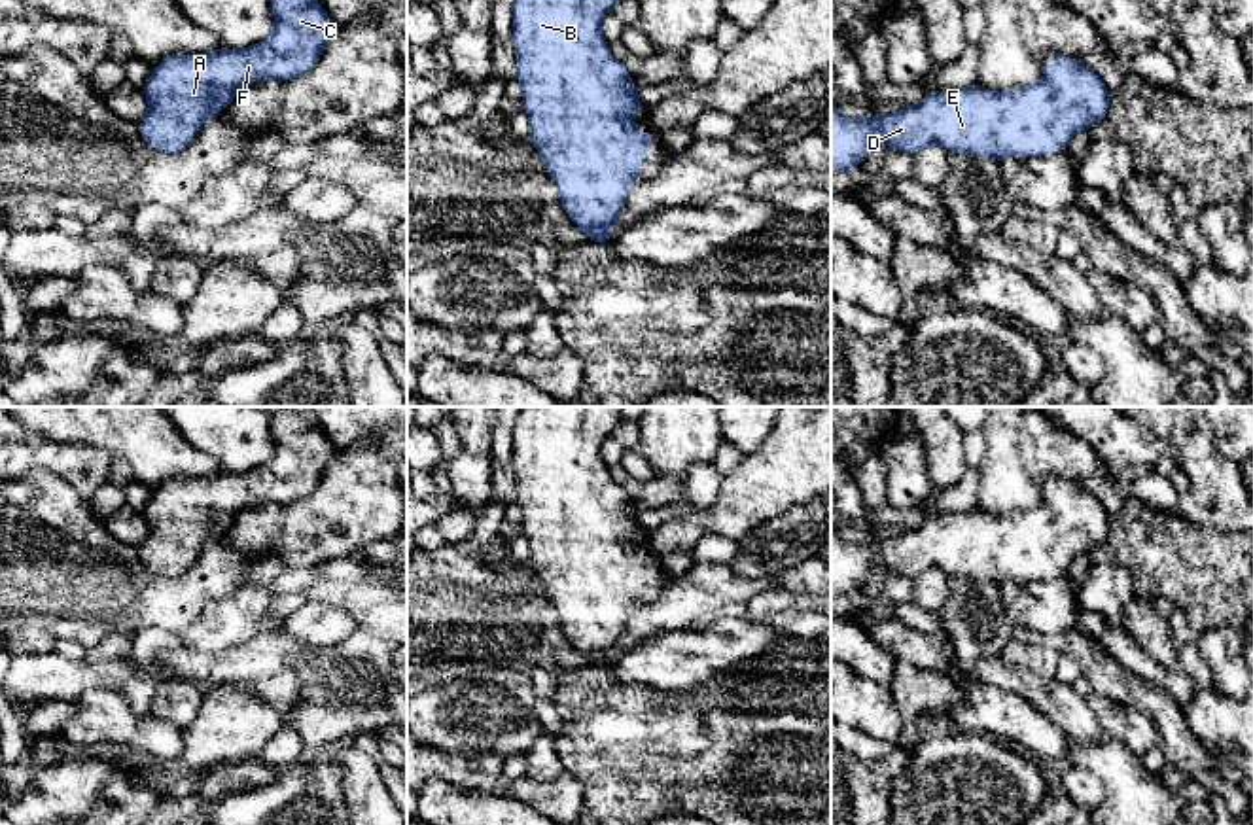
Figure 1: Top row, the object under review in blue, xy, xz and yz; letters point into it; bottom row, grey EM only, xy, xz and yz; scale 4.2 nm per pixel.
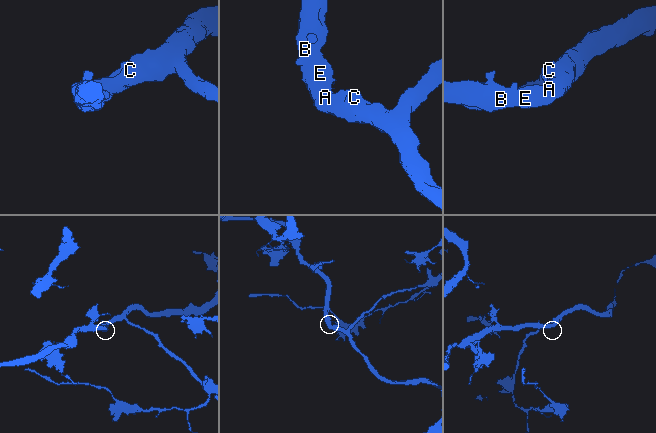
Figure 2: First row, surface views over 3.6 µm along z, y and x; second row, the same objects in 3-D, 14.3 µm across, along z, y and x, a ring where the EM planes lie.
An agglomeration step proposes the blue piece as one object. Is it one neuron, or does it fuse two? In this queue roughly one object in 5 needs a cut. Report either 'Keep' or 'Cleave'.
Keep

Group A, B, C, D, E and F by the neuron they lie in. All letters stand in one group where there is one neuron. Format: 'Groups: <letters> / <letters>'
Groups: A B C D E F

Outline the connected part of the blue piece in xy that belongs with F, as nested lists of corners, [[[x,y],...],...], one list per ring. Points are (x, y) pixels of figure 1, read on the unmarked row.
[[[310,414],[271,416],[273,458],[242,473],[165,481],[142,511],[148,537],[140,562],[167,577],[184,575],[204,545],[229,532],[248,507],[310,496],[337,454]]]

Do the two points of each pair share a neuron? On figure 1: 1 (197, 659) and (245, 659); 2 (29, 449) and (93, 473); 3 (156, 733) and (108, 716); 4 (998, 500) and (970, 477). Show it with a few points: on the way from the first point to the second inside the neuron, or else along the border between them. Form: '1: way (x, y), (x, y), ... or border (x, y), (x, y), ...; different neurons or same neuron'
1: way (209, 663), (233, 663); same neuron
2: way (44, 453), (78, 464); same neuron
3: way (144, 733), (129, 733), (120, 727); same neuron
4: border (975, 468), (979, 508); different neurons

